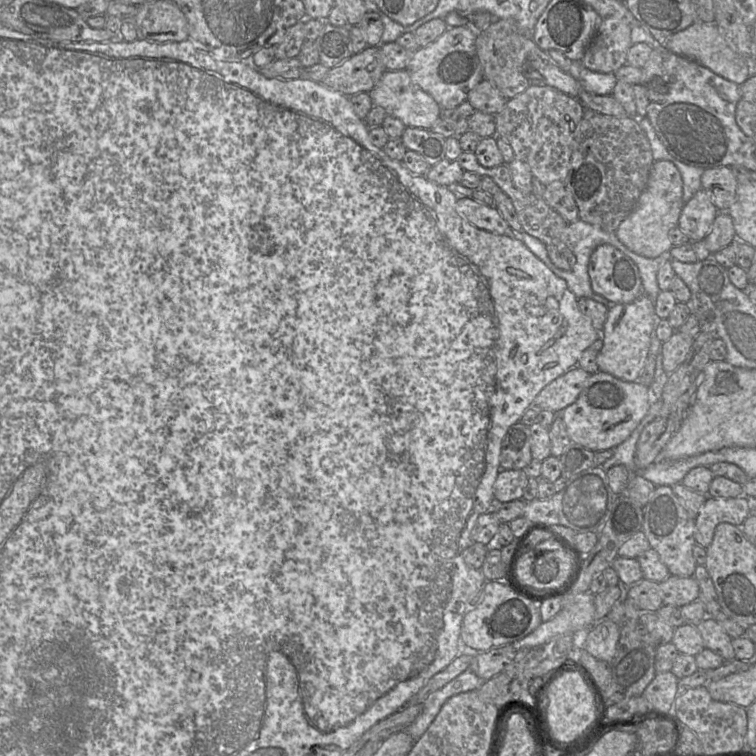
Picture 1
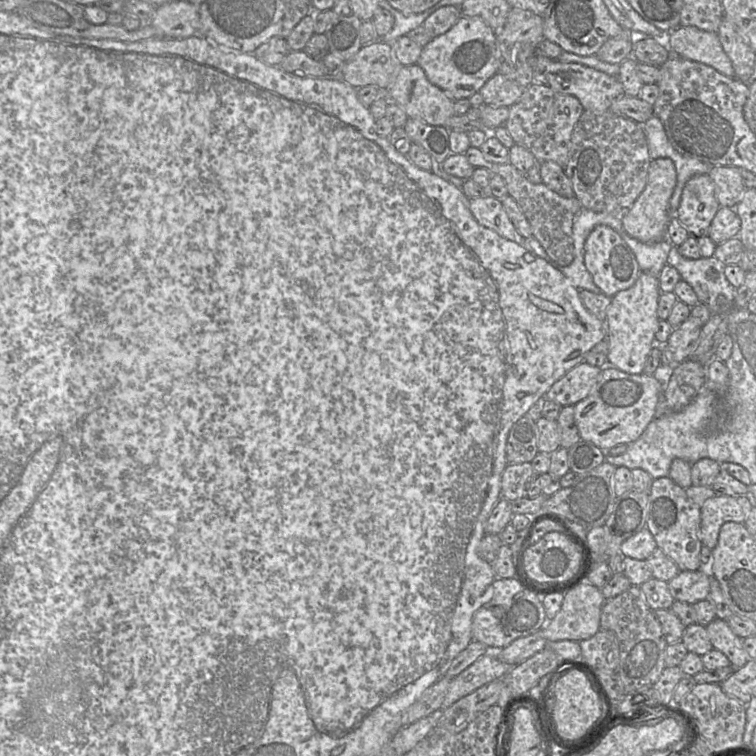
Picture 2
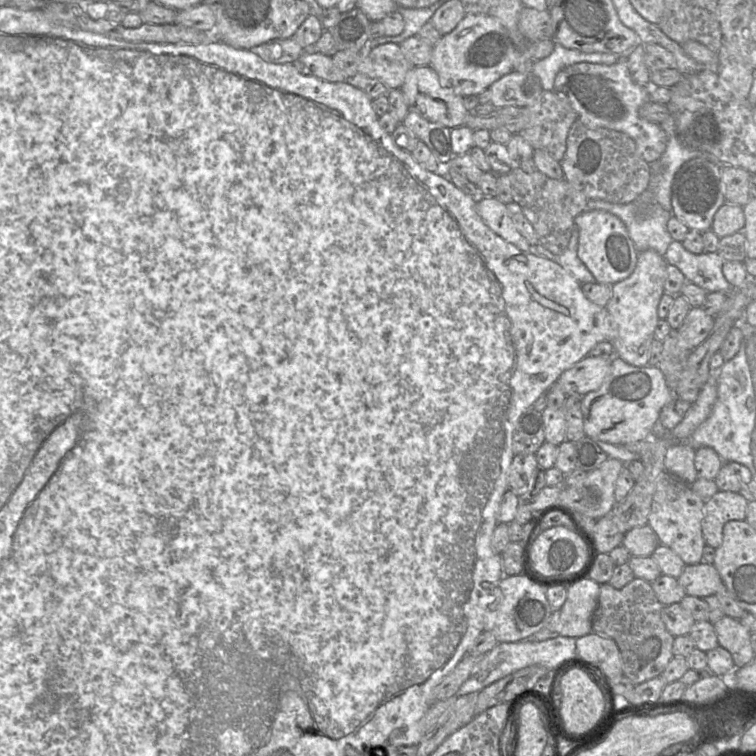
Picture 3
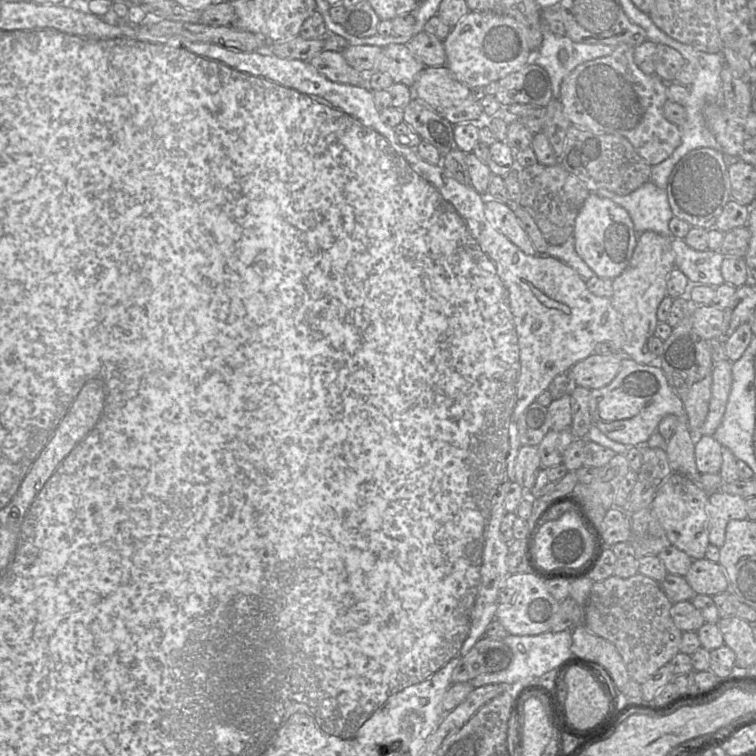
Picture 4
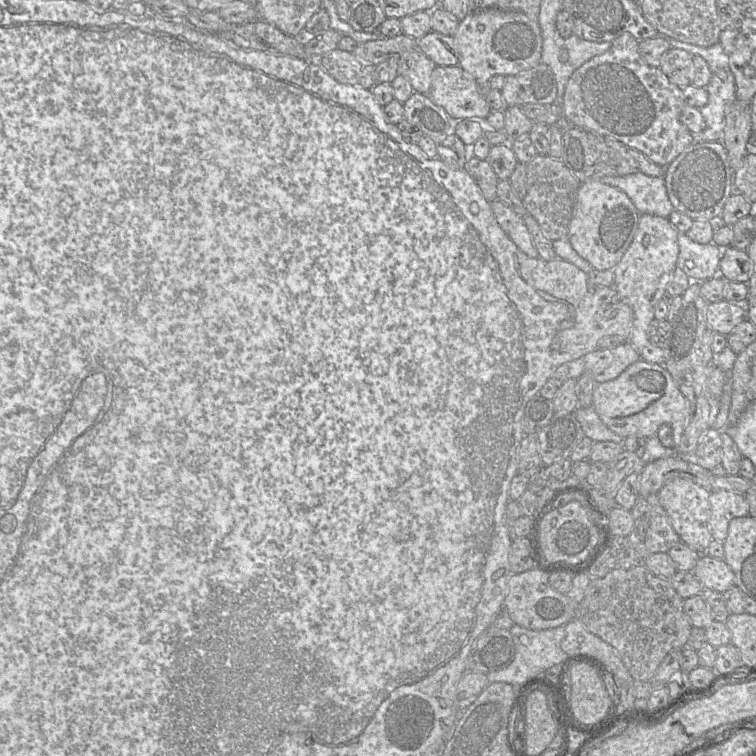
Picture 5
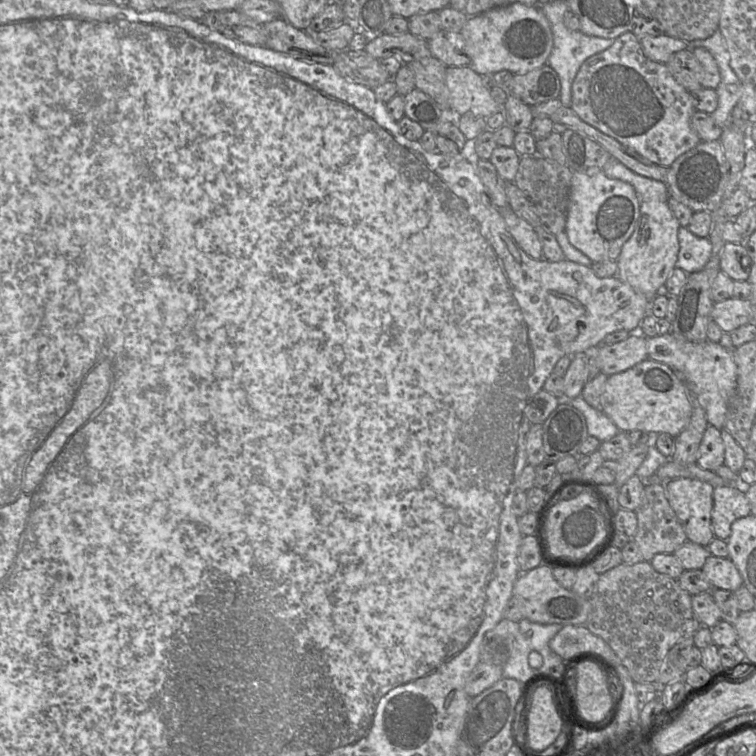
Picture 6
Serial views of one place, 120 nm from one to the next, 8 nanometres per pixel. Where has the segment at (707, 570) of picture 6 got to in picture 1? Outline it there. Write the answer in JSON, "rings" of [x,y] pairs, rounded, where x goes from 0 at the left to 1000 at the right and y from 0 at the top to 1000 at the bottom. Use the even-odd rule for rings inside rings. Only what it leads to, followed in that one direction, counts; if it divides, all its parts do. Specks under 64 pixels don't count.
{"rings":[[[886,761],[872,775],[877,800],[902,803],[925,790],[925,774],[918,763]]]}

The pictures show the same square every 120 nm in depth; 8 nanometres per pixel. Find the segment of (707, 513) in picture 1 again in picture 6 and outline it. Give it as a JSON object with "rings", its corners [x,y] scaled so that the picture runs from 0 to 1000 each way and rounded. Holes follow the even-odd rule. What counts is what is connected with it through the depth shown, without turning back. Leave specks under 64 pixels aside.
{"rings":[[[974,638],[944,644],[940,689],[947,712],[960,716],[967,706],[970,690],[993,680],[992,664],[987,657],[992,642]]]}

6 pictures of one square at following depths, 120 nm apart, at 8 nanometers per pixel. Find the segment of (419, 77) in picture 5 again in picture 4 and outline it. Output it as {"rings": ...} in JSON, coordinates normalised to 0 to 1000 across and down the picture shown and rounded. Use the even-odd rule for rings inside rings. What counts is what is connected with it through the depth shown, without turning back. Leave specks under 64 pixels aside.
{"rings":[[[515,58],[501,71],[499,93],[513,97],[521,110],[532,110],[545,115],[561,85],[542,67],[538,58]]]}

